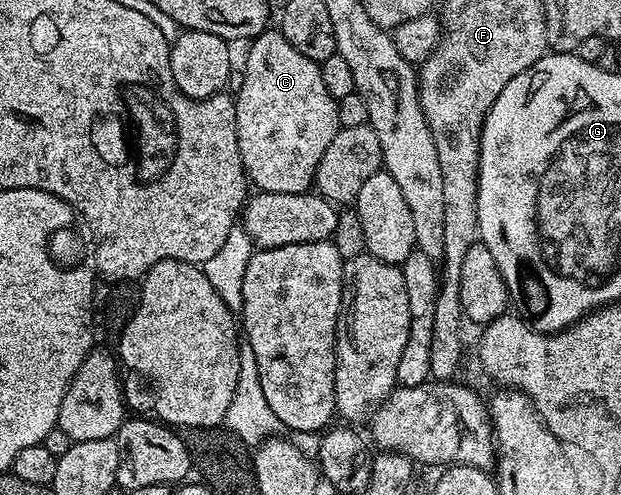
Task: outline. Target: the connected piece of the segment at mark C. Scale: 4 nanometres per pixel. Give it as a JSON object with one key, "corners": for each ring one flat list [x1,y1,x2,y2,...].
{"corners":[[267,28,249,43,242,87,234,98,236,136,246,177,263,194,305,194,314,185,320,156,338,131,338,103,324,88,320,65,296,52,281,29]]}

